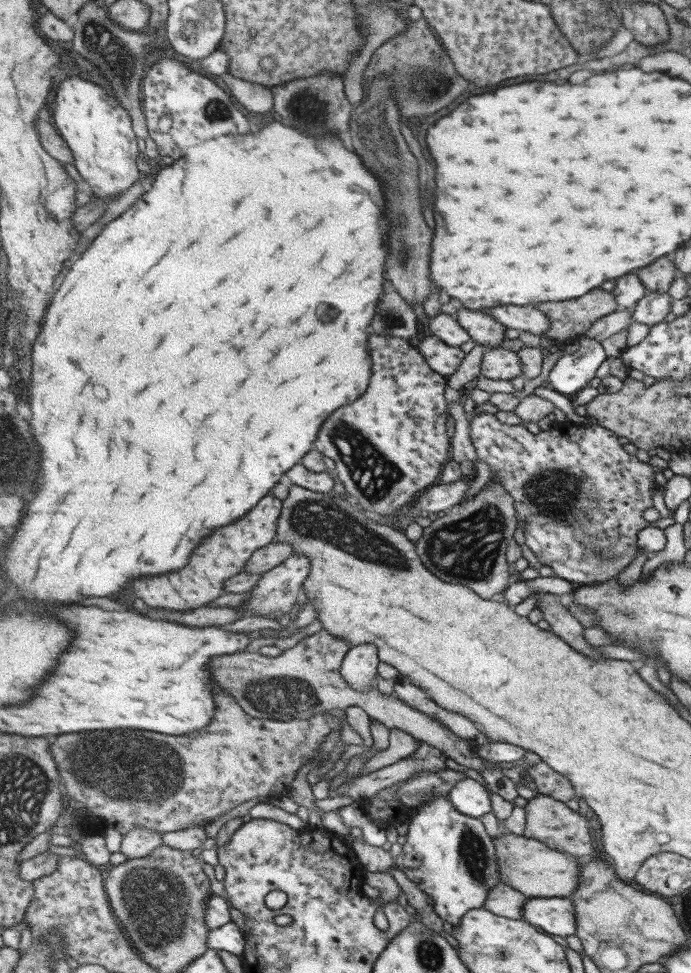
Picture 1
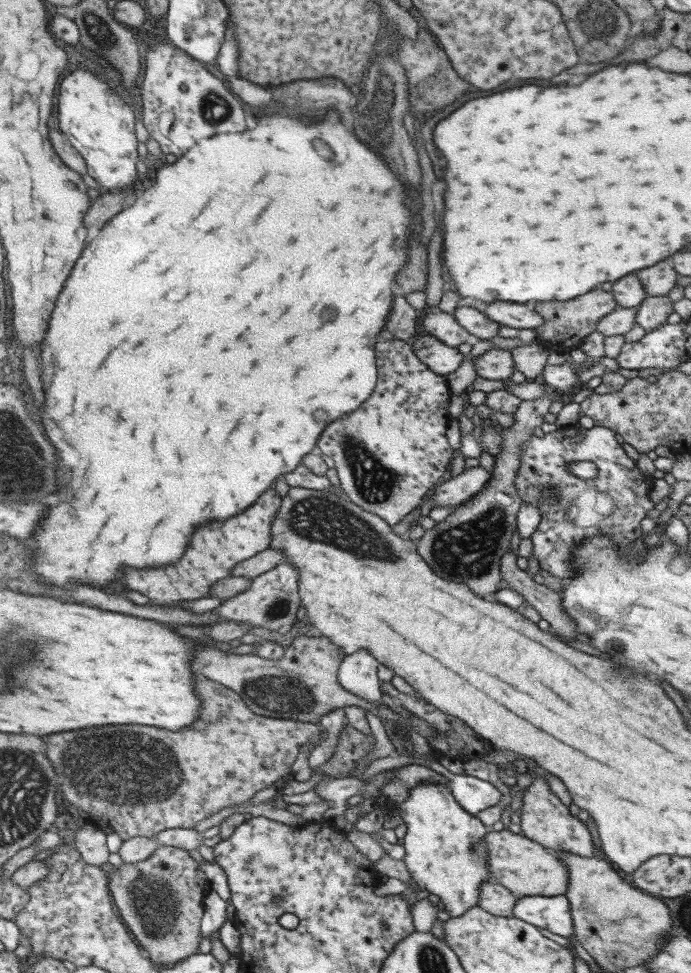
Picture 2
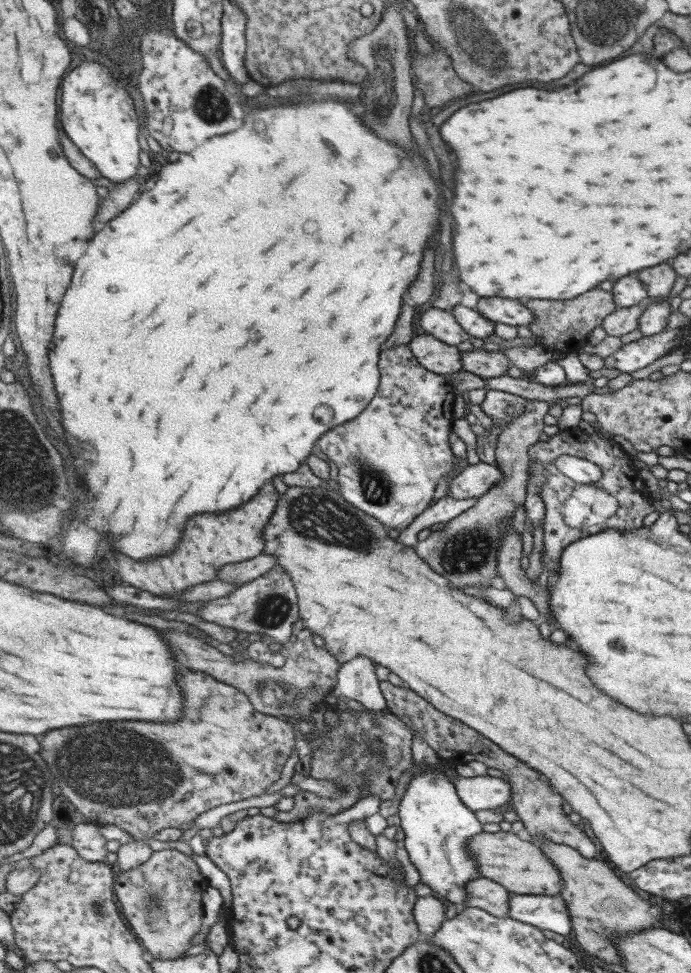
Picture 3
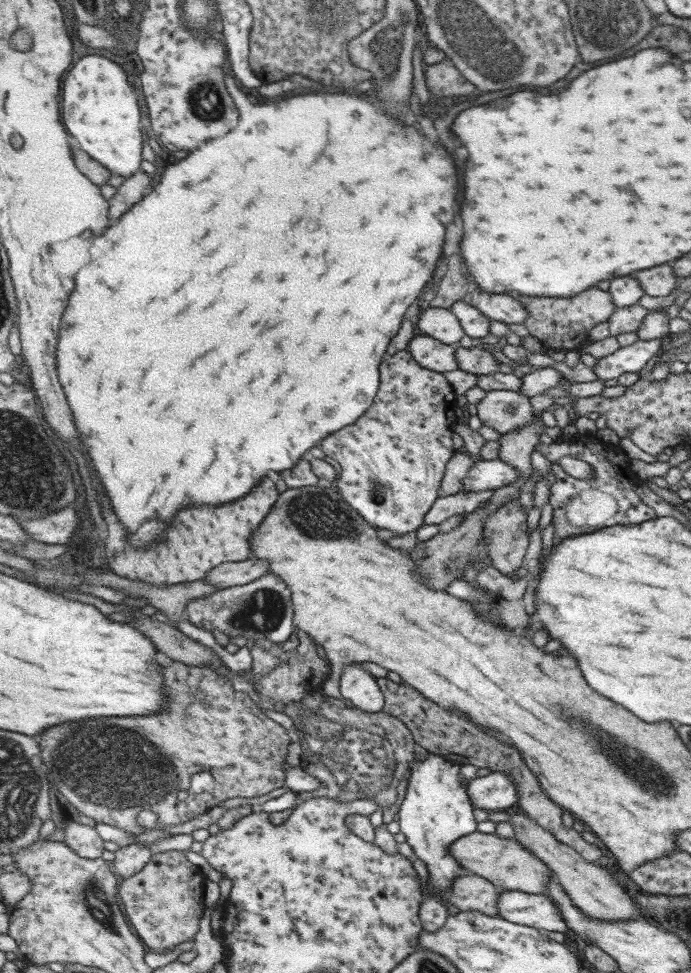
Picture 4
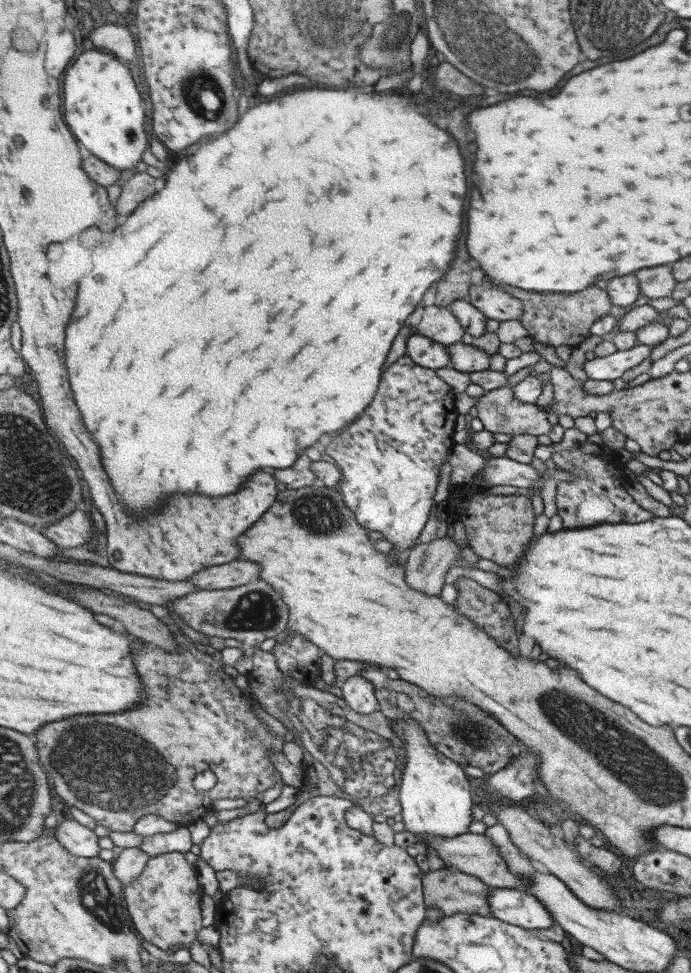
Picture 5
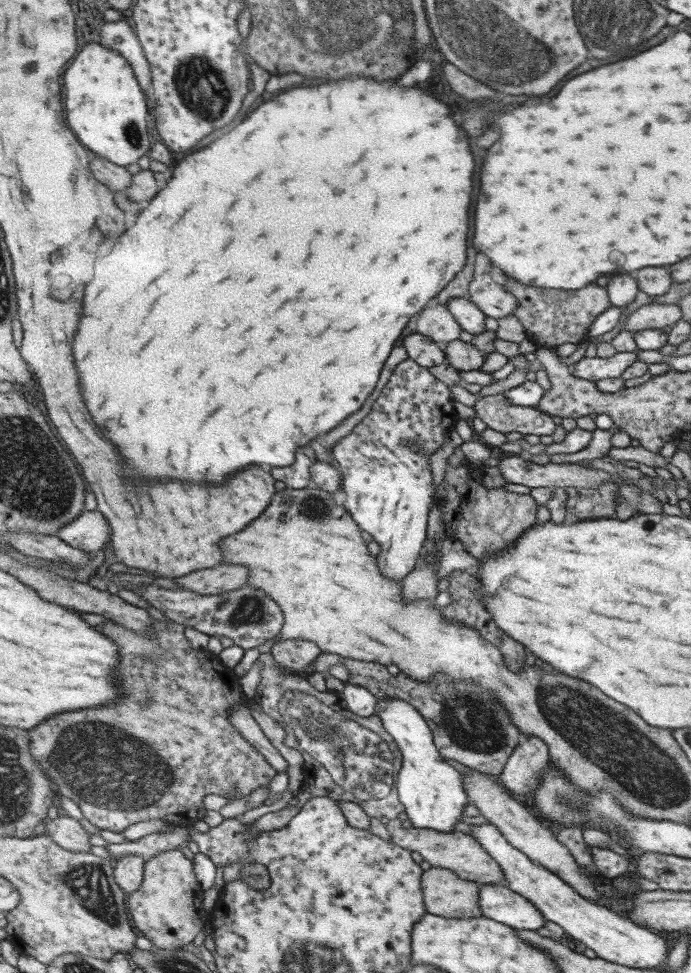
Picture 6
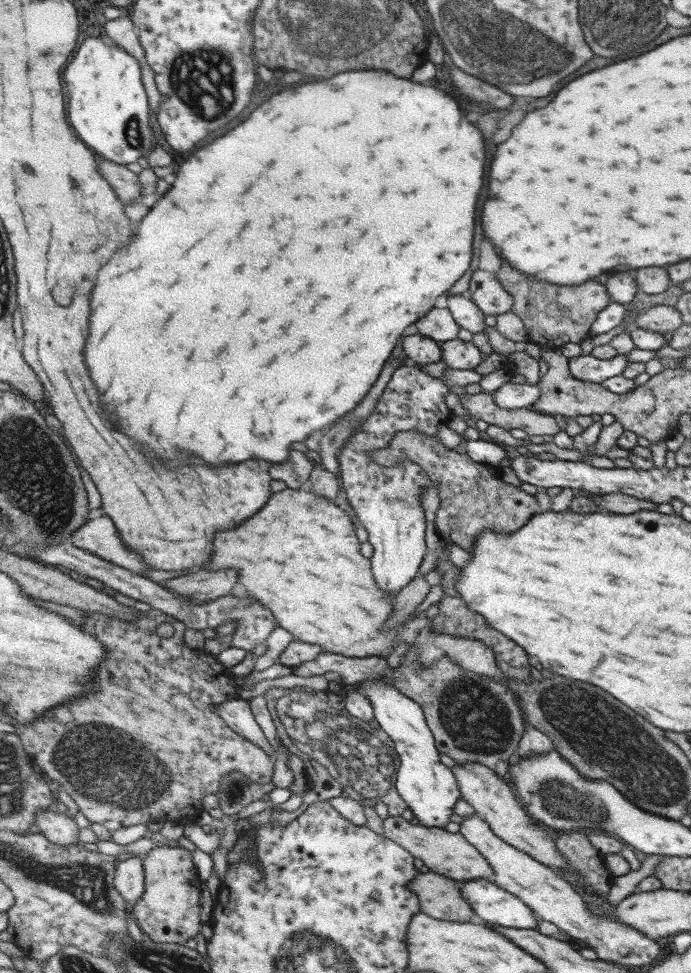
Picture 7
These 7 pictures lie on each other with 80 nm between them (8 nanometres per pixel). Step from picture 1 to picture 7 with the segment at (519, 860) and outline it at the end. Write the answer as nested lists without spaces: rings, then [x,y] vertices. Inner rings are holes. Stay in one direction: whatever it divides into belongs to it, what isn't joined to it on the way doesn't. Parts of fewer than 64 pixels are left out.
[[[389,816],[382,820],[382,829],[385,838],[397,841],[406,848],[414,857],[420,858],[429,870],[448,876],[458,881],[473,879],[495,879],[495,871],[491,863],[471,844],[466,836],[460,832],[451,833],[443,827],[428,827],[421,823],[413,824],[404,816]]]

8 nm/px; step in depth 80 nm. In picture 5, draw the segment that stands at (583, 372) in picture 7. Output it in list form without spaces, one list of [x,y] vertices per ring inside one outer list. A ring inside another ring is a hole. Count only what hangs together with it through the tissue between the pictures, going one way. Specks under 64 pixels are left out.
[[[636,343],[627,350],[615,351],[609,356],[594,357],[583,362],[582,370],[591,380],[615,380],[623,372],[648,358],[653,346]]]

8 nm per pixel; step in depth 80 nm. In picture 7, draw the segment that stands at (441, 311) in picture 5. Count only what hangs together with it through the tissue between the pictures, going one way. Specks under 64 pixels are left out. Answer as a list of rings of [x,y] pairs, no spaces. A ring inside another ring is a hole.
[[[448,307],[431,309],[415,325],[419,333],[440,344],[456,339],[459,336],[459,330],[461,330]]]

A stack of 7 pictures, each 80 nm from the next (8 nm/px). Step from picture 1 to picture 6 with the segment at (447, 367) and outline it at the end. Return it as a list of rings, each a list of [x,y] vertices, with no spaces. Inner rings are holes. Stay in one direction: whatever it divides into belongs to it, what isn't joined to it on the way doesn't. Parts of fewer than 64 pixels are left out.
[[[415,332],[405,336],[402,344],[409,351],[410,358],[424,367],[430,368],[447,362],[444,345],[424,334]]]

